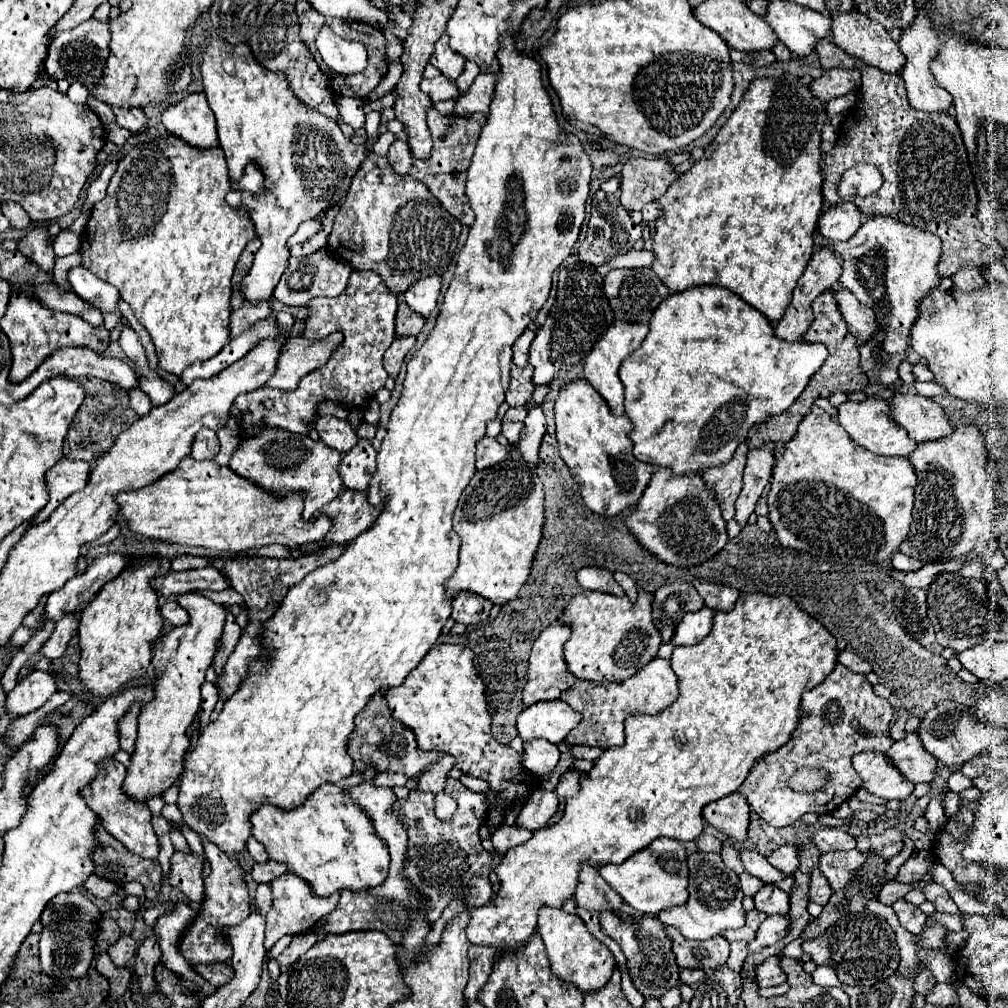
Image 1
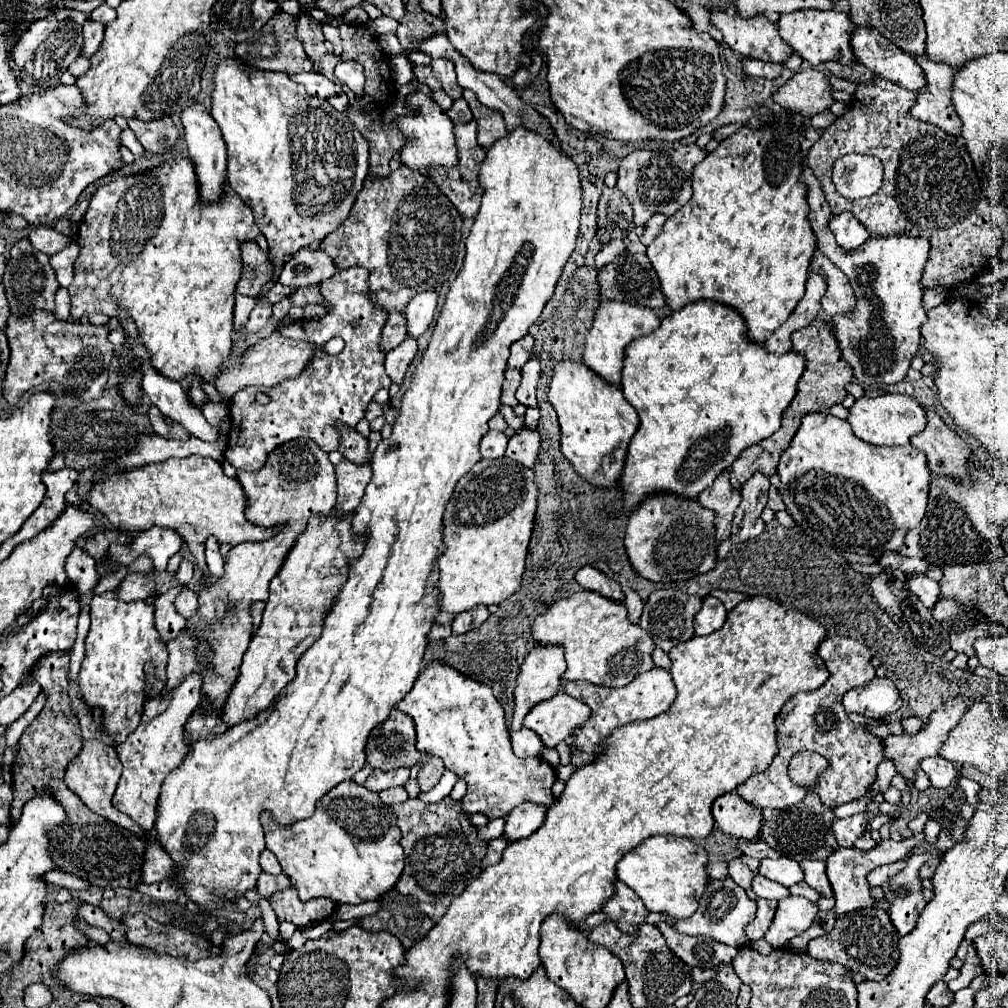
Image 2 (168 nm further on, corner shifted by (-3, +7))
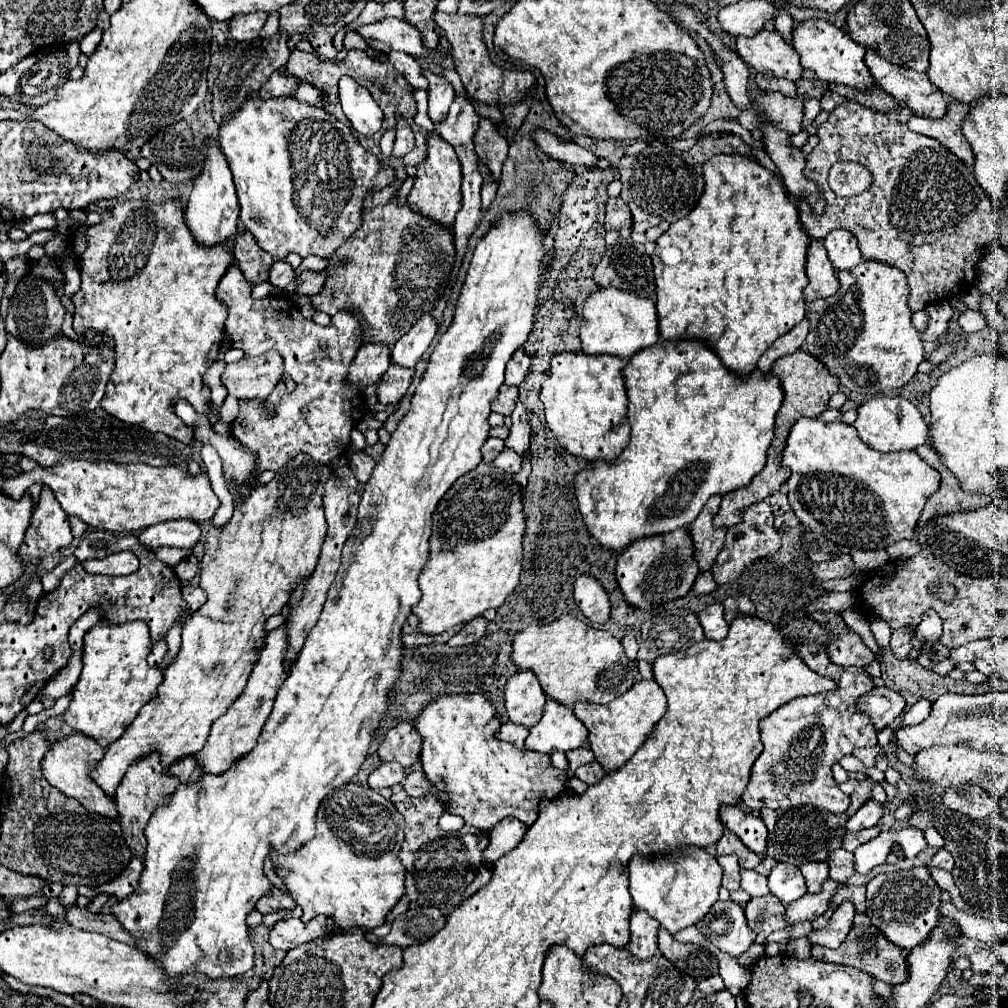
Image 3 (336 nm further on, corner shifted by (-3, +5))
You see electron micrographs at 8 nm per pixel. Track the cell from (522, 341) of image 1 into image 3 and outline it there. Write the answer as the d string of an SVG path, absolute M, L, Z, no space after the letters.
M520 347L506 365L506 385L520 385L530 369L530 355Z

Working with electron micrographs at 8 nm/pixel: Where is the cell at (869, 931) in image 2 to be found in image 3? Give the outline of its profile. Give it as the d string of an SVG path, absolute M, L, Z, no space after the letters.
M854 925L838 949L812 947L812 957L818 961L828 961L828 963L850 965L850 967L862 969L868 975L872 975L888 985L898 985L898 983L906 981L906 955L908 955L906 951L902 951L900 947L894 947L894 943L890 943L886 939L886 935L882 935L882 931L878 931L874 925L868 925L862 929L858 925Z

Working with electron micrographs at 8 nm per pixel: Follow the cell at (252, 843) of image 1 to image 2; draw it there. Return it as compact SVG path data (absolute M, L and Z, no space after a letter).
M268 849L262 851L262 855L260 855L260 865L262 865L262 869L264 869L266 873L270 873L270 875L280 875L280 873L282 873L280 865L276 863L276 857L274 857Z

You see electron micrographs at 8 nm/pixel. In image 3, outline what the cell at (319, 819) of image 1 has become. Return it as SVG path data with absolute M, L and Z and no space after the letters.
M346 783L334 789L322 799L316 815L316 837L304 843L292 855L270 853L272 863L278 867L278 875L284 881L290 895L302 907L304 921L316 915L332 917L340 929L346 927L368 927L374 929L386 921L388 911L404 895L404 867L398 859L400 845L404 841L404 817L396 811L392 801L386 801L378 791L356 783Z

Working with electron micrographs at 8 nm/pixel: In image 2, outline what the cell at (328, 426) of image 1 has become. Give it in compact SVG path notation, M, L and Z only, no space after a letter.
M350 429L350 433L342 433L342 445L338 449L348 461L354 465L368 465L368 439L364 439L356 429Z

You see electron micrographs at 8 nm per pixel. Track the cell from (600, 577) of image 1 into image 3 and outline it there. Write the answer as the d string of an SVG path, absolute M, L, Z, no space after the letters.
M582 573L578 575L578 581L574 581L574 601L592 623L604 625L610 621L608 593L604 591L602 583L596 581L590 573Z

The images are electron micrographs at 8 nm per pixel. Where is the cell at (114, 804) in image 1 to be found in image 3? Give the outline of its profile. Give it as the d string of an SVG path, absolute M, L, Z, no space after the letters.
M74 733L74 735L68 735L68 737L60 739L58 743L54 743L54 747L42 759L42 771L44 771L44 777L48 779L50 785L60 789L64 795L74 797L76 801L80 801L88 811L104 815L104 817L118 819L118 813L114 811L114 797L106 795L94 783L94 779L90 779L90 771L94 767L98 767L104 753L106 753L106 749L98 747L96 739L90 739L88 735L82 735L82 733Z

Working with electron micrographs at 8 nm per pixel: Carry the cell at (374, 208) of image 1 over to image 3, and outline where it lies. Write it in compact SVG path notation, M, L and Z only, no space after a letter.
M398 191L394 193L394 197L386 203L386 205L378 205L374 209L362 209L362 227L358 227L354 231L354 235L350 235L350 239L346 239L346 243L342 243L342 247L338 247L338 253L332 255L328 259L328 277L326 277L326 283L322 287L320 293L312 295L310 301L312 301L312 307L316 311L324 311L328 315L334 315L338 313L340 309L350 309L358 315L360 319L360 327L362 327L362 335L364 335L364 343L386 343L386 345L394 345L402 333L406 333L422 313L426 311L432 311L434 305L438 303L438 299L442 299L442 295L446 293L446 287L452 279L452 267L454 267L454 259L456 259L456 247L454 247L454 235L452 235L452 229L450 227L438 227L438 223L434 223L432 219L426 219L420 211L414 211L412 207L408 207L408 201L404 205L398 203Z

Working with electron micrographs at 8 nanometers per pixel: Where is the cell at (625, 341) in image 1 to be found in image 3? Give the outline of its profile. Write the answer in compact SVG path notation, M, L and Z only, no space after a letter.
M598 289L584 303L584 321L580 325L582 351L586 355L614 355L630 359L634 351L660 341L658 313L652 299L642 299L618 289Z

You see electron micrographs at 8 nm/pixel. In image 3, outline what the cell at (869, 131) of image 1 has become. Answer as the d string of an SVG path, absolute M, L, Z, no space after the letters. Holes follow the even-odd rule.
M844 101L838 109L834 109L828 121L818 127L820 143L808 155L804 167L806 177L818 183L820 193L826 199L826 213L814 217L810 209L800 203L800 221L812 239L824 239L836 227L848 229L858 237L864 259L884 261L902 269L908 277L910 309L918 311L928 303L938 301L940 297L950 299L974 287L978 263L998 239L998 225L994 221L994 215L998 219L998 213L992 199L982 191L966 163L962 163L952 151L946 151L946 147L942 147L942 143L936 139L914 133L906 127L912 115L912 110L904 103L890 113L872 111L870 107L856 101ZM836 161L858 161L866 165L874 173L872 187L856 197L834 195L828 187L828 169Z

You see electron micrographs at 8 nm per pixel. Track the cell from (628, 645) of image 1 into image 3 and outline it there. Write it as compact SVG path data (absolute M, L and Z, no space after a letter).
M562 615L546 625L532 623L518 633L512 645L512 661L518 669L532 669L544 693L564 705L576 701L610 703L640 679L638 663L628 659L620 639L572 615Z

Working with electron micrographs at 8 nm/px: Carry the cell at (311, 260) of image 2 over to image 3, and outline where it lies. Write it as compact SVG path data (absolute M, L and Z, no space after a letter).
M276 259L274 265L270 267L270 279L268 279L268 281L282 291L282 289L288 287L294 279L296 279L296 271L294 271L286 261L278 261L278 259Z

